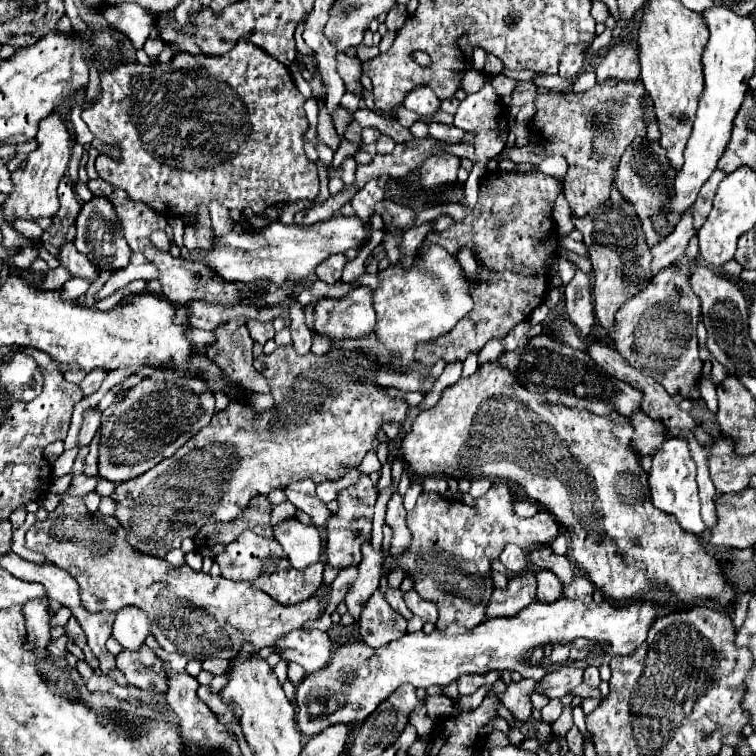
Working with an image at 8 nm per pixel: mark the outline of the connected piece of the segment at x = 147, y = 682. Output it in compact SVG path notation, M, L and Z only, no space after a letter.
M141 646L139 650L121 650L117 654L117 668L125 674L127 682L143 688L143 690L167 690L167 672L165 672L165 662L147 646Z

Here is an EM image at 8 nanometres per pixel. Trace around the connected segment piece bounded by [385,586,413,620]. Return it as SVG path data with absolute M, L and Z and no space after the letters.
M388 586L385 599L390 604L390 606L395 611L399 612L399 614L401 614L406 620L409 620L413 617L412 612L407 608L407 605L403 600L402 593L399 588Z

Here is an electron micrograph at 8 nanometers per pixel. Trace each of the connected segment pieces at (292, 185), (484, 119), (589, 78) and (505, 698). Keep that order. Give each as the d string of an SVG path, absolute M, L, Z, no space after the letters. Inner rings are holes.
M239 40L227 54L223 56L193 56L193 54L177 54L173 56L169 62L157 62L157 64L149 64L149 66L141 66L139 62L123 62L121 66L101 74L101 100L97 100L91 108L83 110L81 118L85 120L85 124L89 126L91 134L95 138L99 138L105 144L119 144L123 150L123 158L121 160L113 160L107 154L101 154L101 160L95 160L95 168L97 174L127 190L129 198L133 202L143 202L149 208L157 210L159 214L171 218L171 216L197 216L197 206L199 204L209 204L209 202L219 202L225 208L231 210L243 210L243 208L251 208L255 214L263 214L263 210L267 206L279 204L279 202L295 202L295 200L311 200L317 196L319 192L319 176L317 176L317 166L315 162L307 160L305 152L303 152L303 134L307 130L307 118L305 118L305 110L303 110L303 96L297 90L291 72L285 64L277 62L275 58L271 58L265 50L261 50L259 46L247 42L247 40Z
M487 82L479 92L469 94L457 108L455 112L455 126L465 130L465 132L475 132L477 134L477 144L475 144L475 154L479 158L479 162L475 162L469 180L463 184L465 186L465 206L475 208L477 204L477 196L479 196L479 180L485 176L487 172L487 158L497 156L507 142L507 134L509 134L509 114L501 104L501 96L497 94L497 90Z
M589 68L579 74L579 78L573 82L573 92L589 92L595 86L595 70Z
M535 680L511 682L511 684L507 686L507 690L505 690L505 694L501 696L503 706L505 706L515 718L525 720L525 718L529 718L529 716L532 715L531 700L529 700L529 696L531 696L531 692L535 690L535 684L537 684ZM519 684L523 684L523 690L519 690L519 696L515 696L515 688L517 688Z

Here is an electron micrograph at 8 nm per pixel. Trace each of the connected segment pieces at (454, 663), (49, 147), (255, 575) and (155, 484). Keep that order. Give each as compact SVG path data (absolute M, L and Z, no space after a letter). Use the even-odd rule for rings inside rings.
M557 600L553 604L541 604L541 602L533 602L527 608L523 608L517 616L511 618L497 618L497 620L485 620L479 626L475 626L473 630L461 628L457 624L451 624L451 628L445 628L445 632L431 632L425 634L415 632L415 634L405 634L399 640L391 640L389 644L381 646L381 648L369 648L363 642L357 644L345 644L341 648L337 648L329 660L329 664L323 668L323 672L313 672L309 674L299 686L297 686L297 694L295 694L295 712L297 712L297 728L299 732L303 732L305 736L313 736L317 732L323 732L325 728L333 726L333 724L353 724L357 721L364 721L365 718L389 696L393 694L401 684L413 684L415 688L429 688L433 684L451 684L453 680L457 680L463 674L487 674L489 670L517 670L523 678L535 678L537 682L549 672L547 666L541 664L529 664L529 654L535 648L541 648L545 644L569 644L575 642L577 638L585 638L587 640L587 660L569 660L571 664L579 662L579 666L587 668L591 666L601 666L601 664L609 664L613 656L629 656L635 652L635 648L639 644L645 642L645 636L649 632L649 628L653 626L653 622L659 618L661 614L661 604L651 602L651 600L639 600L639 602L631 602L631 604L615 604L611 600L603 600L603 604L595 604L591 602L589 606L585 606L581 600ZM311 692L321 692L327 698L335 698L337 700L337 710L327 714L321 712L317 714L317 702L311 700Z
M55 112L49 118L41 120L35 140L39 142L39 146L27 156L25 168L23 170L17 168L11 174L15 188L3 204L5 220L11 224L13 224L13 218L37 220L41 216L53 216L59 208L57 184L59 184L59 178L67 172L67 164L71 158L71 146L73 146L73 140L71 140L71 134L69 134L69 128L67 128L63 116Z
M245 530L235 542L231 542L217 558L215 562L221 566L221 576L229 578L229 580L249 580L253 584L257 584L257 588L261 588L263 592L269 592L269 596L273 596L273 600L281 602L281 604L299 604L303 600L307 600L309 596L315 594L315 590L321 586L323 582L323 564L311 564L305 570L295 570L287 556L283 554L281 544L277 544L277 540L267 540L263 536L257 536L251 530Z
M293 344L289 346L277 346L273 354L261 354L257 360L255 360L255 368L257 372L261 372L267 382L269 382L269 388L271 388L271 396L273 396L273 408L265 410L265 412L259 412L255 410L253 406L241 402L241 400L229 400L227 408L217 412L215 418L205 426L201 428L201 432L197 432L193 438L189 438L171 458L165 458L157 468L151 468L149 472L133 478L133 480L127 480L127 482L121 482L117 486L117 490L113 492L113 498L117 500L117 512L115 512L115 518L121 522L121 526L127 530L127 542L133 544L133 548L145 552L145 554L153 554L153 556L159 556L163 558L169 550L173 548L181 548L181 542L183 538L193 538L197 534L197 530L203 526L203 524L209 524L209 522L231 522L235 520L245 508L247 504L251 502L251 498L259 496L259 494L269 494L271 490L279 488L287 488L291 482L297 482L297 480L313 480L315 484L321 484L321 482L329 482L329 480L339 480L343 478L351 468L357 468L363 460L363 456L371 450L371 444L375 442L377 438L377 432L383 430L383 424L387 422L395 422L395 424L403 424L405 420L405 414L409 412L409 404L403 400L403 398L391 398L385 394L385 386L377 384L371 380L371 374L377 372L377 360L375 358L369 358L365 352L361 350L341 350L341 348L331 348L327 354L305 354L305 356L299 356L295 354L295 348Z

